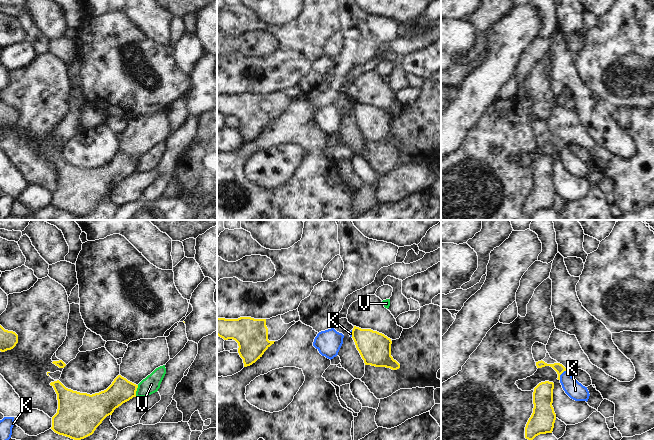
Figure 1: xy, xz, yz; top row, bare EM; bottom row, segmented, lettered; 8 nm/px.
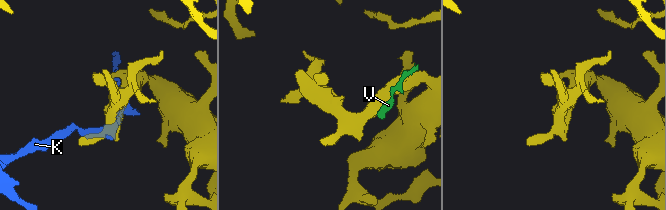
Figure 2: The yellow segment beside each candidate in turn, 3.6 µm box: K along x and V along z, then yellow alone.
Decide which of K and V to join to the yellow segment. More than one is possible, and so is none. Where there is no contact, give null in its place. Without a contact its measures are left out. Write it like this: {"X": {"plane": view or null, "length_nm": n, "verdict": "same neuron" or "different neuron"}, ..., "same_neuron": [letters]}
{"K": {"plane": "yz", "length_nm": 110, "verdict": "different neuron"}, "V": {"plane": "xy", "length_nm": 100, "verdict": "different neuron"}, "same_neuron": []}

